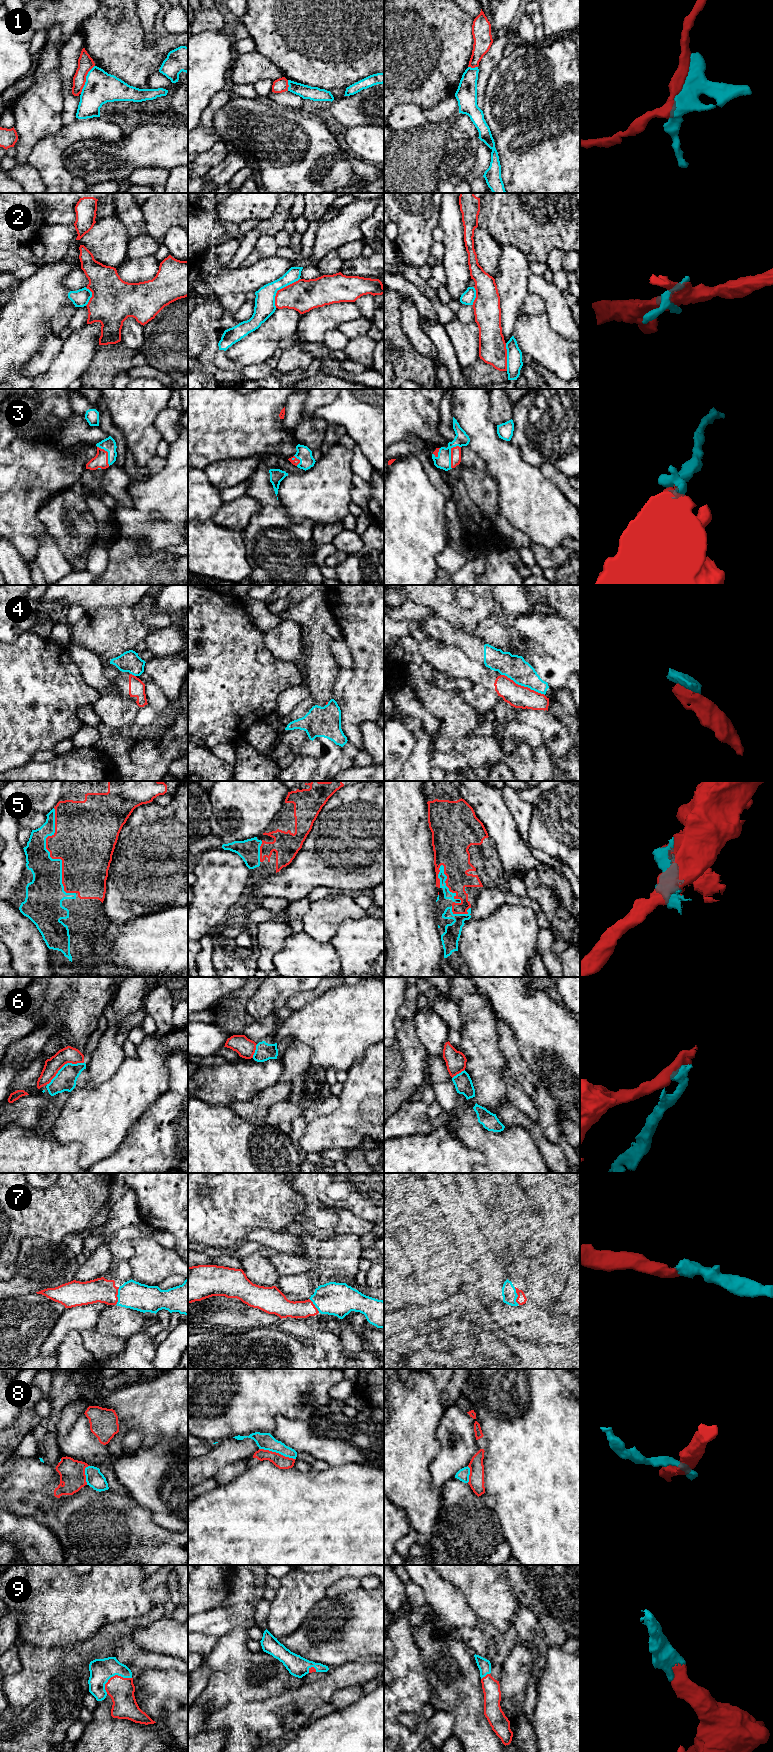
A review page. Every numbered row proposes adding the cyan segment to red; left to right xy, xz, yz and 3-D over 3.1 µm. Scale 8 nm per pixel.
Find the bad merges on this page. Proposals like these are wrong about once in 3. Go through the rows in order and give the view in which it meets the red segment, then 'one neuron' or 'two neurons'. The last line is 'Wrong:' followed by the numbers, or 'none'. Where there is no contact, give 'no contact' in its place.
1: contact in xy; one neuron
2: contact in xz; one neuron
3: contact in yz; one neuron
4: contact in yz; two neurons
5: contact in xy; one neuron
6: contact in xy; two neurons
7: contact in xy; one neuron
8: contact in xz; two neurons
9: contact in xy; one neuron
Wrong: 4, 6, 8

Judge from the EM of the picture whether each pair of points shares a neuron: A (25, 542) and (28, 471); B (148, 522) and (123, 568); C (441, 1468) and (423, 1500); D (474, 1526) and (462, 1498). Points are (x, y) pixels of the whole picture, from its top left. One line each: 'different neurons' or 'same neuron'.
A: same neuron
B: different neurons
C: different neurons
D: same neuron

